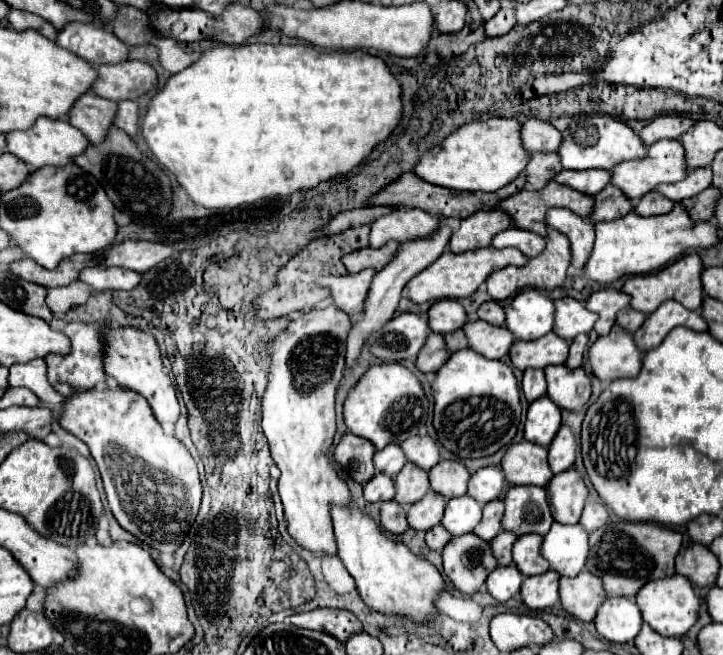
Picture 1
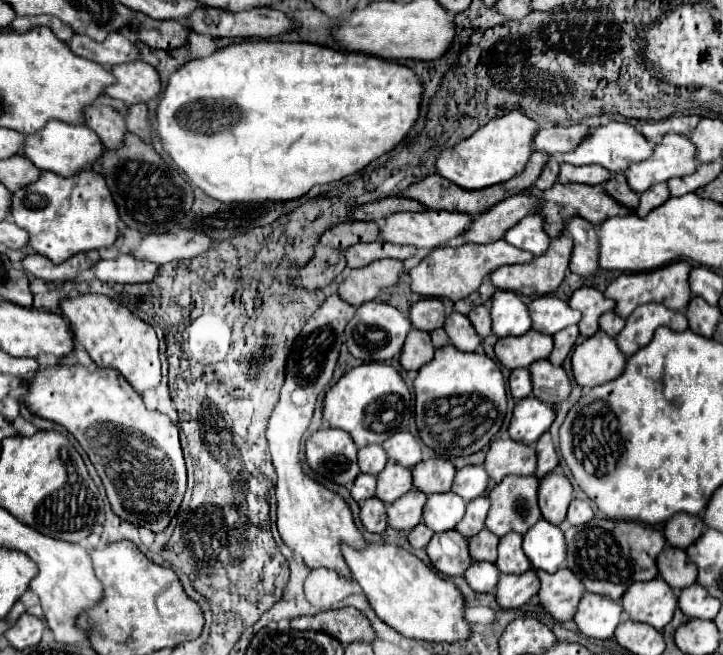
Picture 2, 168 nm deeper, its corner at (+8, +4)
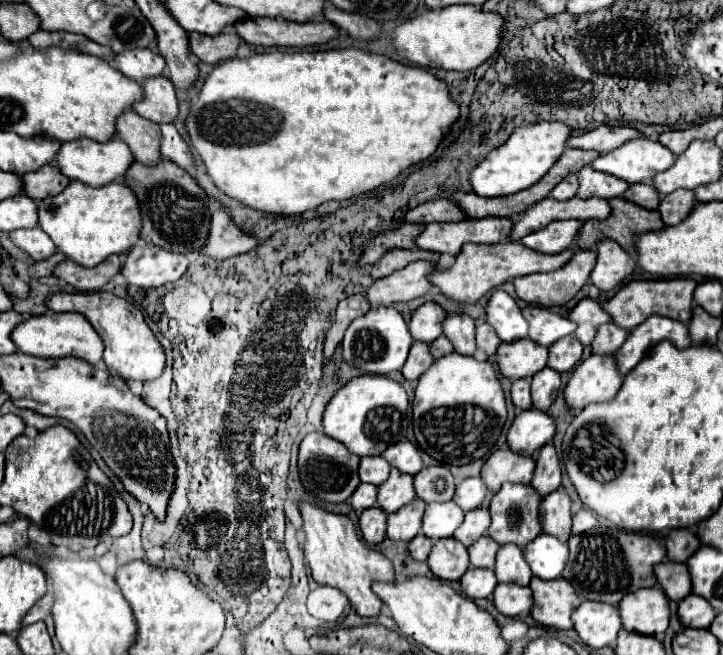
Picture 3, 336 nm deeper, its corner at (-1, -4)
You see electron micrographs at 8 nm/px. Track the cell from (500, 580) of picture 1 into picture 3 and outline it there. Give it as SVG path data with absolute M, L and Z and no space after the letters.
M470 568L464 572L460 578L462 592L466 592L468 598L490 598L498 580L492 570L480 570L480 568Z

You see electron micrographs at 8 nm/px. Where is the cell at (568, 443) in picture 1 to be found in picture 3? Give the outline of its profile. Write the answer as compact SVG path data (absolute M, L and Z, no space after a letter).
M544 444L544 448L540 448L540 452L538 452L536 472L534 472L530 486L540 496L548 496L550 492L560 488L560 480L562 480L562 472L560 472L558 454L552 444Z

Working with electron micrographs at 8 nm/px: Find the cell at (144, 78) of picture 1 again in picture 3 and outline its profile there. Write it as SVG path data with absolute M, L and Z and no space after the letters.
M156 76L146 80L142 86L144 86L144 100L134 104L132 110L156 124L164 122L172 124L178 116L178 100L170 78Z

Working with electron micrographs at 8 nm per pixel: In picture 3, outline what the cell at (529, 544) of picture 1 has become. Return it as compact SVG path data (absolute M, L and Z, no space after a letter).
M506 544L496 554L494 574L498 582L514 582L518 586L528 586L532 578L532 570L524 562L522 550L516 544Z

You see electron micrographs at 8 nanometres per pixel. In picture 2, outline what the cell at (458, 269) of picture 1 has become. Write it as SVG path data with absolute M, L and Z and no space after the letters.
M505 240L489 242L489 244L463 244L463 246L441 246L435 248L427 258L423 258L415 268L409 270L411 276L411 290L419 296L435 296L435 298L451 298L461 300L475 292L483 278L503 264L517 264L529 262L533 258L531 252L519 250Z

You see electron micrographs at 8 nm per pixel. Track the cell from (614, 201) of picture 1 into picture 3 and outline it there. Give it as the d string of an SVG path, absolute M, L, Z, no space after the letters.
M632 184L632 186L624 192L622 198L628 200L628 202L638 204L638 206L642 206L642 208L648 208L648 210L656 210L658 204L660 204L660 194L658 194L656 188L650 186L650 184Z

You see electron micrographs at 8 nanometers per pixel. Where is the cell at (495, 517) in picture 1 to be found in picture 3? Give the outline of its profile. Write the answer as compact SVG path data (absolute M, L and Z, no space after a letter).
M476 508L472 512L466 512L464 522L454 532L454 538L460 540L464 546L470 546L480 536L484 536L488 532L488 524L490 524L490 512L488 512L488 508Z

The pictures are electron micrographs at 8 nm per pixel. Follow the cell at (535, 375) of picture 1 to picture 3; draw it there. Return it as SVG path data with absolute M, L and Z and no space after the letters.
M514 380L512 382L512 388L510 388L510 394L512 394L512 402L516 406L516 410L528 410L532 408L532 396L530 396L530 380Z

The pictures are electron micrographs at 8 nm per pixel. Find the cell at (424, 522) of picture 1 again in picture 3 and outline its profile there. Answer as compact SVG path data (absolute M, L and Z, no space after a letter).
M414 498L412 504L406 504L398 512L388 514L386 538L410 542L412 536L416 536L420 532L420 528L422 528L424 508L426 508L426 502L422 502L420 498Z

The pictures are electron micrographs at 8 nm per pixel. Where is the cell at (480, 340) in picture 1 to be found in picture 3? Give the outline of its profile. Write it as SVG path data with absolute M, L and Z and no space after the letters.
M450 314L442 324L444 336L452 340L452 346L458 354L474 354L476 340L474 340L474 320L468 314Z

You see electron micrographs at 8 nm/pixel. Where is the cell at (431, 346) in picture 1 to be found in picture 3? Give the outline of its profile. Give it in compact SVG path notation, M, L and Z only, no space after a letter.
M414 342L412 348L410 348L410 354L408 354L408 360L402 366L402 376L408 382L414 382L414 380L420 378L422 372L426 372L432 366L432 362L434 362L434 358L432 358L432 354L428 350L428 344Z

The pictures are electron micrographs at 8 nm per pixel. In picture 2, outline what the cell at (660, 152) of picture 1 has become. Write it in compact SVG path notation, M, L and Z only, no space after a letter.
M667 134L659 146L655 146L653 156L649 160L631 164L625 176L629 188L641 194L657 182L665 182L675 176L687 176L695 170L695 146L681 134Z

